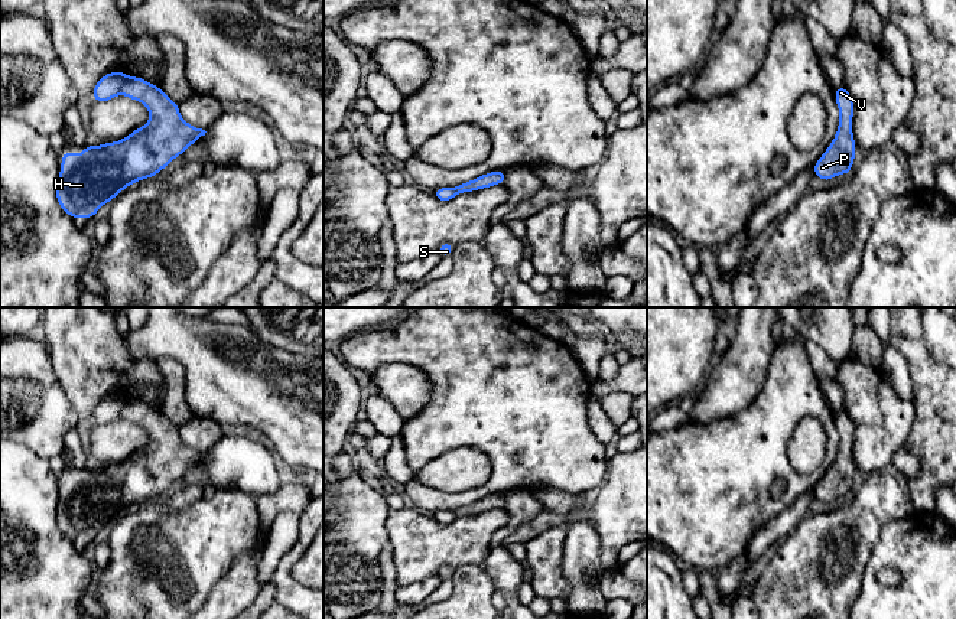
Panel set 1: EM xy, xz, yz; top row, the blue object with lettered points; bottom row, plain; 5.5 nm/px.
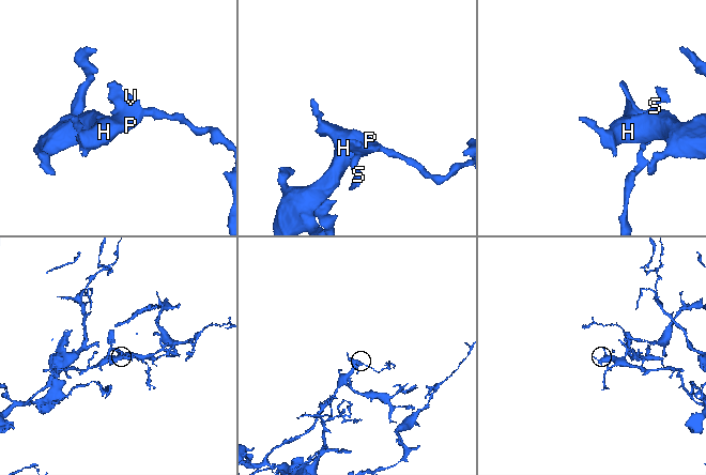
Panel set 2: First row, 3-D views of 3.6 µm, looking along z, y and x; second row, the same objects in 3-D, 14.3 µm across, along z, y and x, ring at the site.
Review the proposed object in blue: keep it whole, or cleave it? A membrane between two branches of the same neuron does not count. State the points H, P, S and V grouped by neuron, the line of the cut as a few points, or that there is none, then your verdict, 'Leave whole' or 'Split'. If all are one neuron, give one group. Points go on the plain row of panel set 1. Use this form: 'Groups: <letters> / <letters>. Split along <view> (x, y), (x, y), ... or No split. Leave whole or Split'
Groups: H P S V. No split. Leave whole

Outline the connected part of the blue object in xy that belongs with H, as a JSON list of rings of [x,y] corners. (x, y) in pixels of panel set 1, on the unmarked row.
[[[113,394],[94,410],[91,421],[111,424],[123,417],[144,427],[150,442],[120,465],[84,469],[84,476],[64,475],[56,505],[59,530],[74,541],[92,541],[127,509],[150,502],[186,470],[205,459],[205,453],[188,447],[160,410],[143,401]]]

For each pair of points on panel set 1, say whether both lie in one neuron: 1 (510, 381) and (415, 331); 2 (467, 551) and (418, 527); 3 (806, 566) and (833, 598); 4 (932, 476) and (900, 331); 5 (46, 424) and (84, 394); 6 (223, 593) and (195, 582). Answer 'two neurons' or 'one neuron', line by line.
1: one neuron
2: one neuron
3: one neuron
4: one neuron
5: two neurons
6: two neurons

